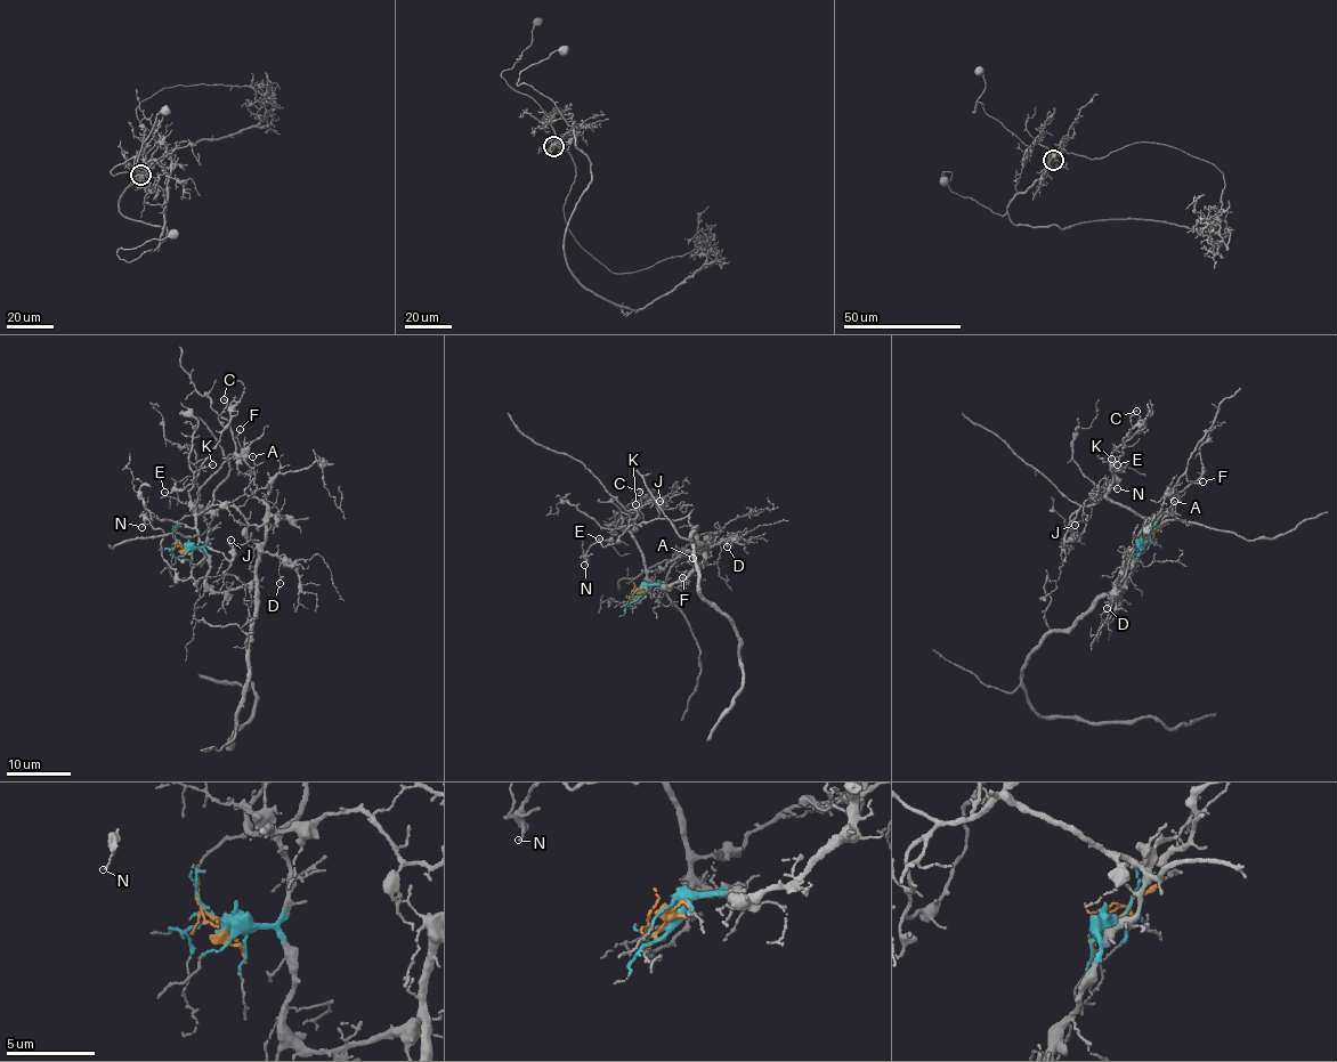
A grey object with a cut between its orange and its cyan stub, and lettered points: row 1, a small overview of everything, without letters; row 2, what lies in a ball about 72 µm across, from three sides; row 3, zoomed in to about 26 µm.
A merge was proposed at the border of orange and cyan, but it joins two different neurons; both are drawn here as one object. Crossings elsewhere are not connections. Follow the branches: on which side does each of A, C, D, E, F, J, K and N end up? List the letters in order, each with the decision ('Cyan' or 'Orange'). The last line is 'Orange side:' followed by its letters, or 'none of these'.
A: Cyan
C: Orange
D: Cyan
E: Orange
F: Orange
J: Orange
K: Orange
N: Orange
Orange side: C, E, F, J, K, N

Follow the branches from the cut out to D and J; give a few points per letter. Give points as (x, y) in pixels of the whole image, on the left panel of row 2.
D: (184, 545), (203, 550), (209, 566), (207, 578), (215, 591), (254, 580), (264, 552), (280, 559), (280, 583)
J: (183, 545), (173, 529), (192, 513), (201, 512), (196, 518), (199, 540), (229, 560), (231, 540)

